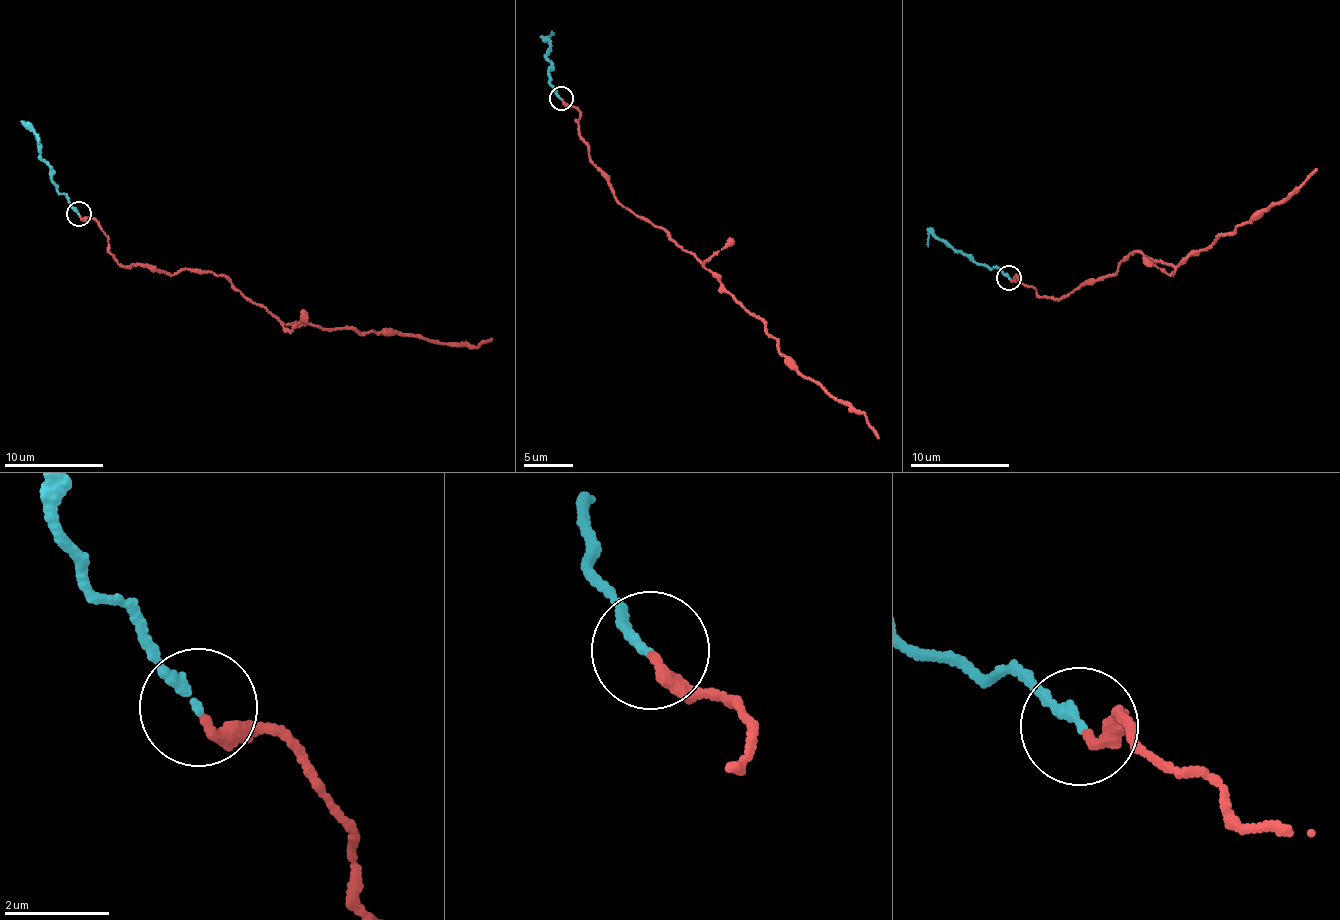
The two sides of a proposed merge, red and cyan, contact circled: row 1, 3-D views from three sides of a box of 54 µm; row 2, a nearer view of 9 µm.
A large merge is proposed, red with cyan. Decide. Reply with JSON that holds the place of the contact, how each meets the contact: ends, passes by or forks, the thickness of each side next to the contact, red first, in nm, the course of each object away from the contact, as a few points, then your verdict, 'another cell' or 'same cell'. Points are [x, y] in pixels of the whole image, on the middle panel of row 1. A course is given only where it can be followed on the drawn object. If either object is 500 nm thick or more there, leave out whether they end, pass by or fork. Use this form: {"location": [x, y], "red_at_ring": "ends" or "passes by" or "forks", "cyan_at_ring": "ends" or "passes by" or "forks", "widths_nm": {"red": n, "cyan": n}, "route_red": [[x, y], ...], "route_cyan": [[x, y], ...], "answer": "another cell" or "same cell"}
{"location": [561, 98], "red_at_ring": "ends", "cyan_at_ring": "ends", "widths_nm": {"red": 240, "cyan": 170}, "route_red": [[561, 100], [580, 112], [582, 142], [613, 197], [705, 267], [762, 321], [779, 353], [864, 415], [879, 438]], "route_cyan": [[561, 97], [549, 81], [546, 55], [550, 42], [539, 36]], "answer": "same cell"}

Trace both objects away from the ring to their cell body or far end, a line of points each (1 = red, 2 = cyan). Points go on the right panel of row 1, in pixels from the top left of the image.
1: (1010, 278), (1061, 299), (1110, 276), (1131, 253), (1141, 251), (1176, 266), (1299, 187), (1316, 168)
2: (1008, 278), (955, 253), (928, 229)

